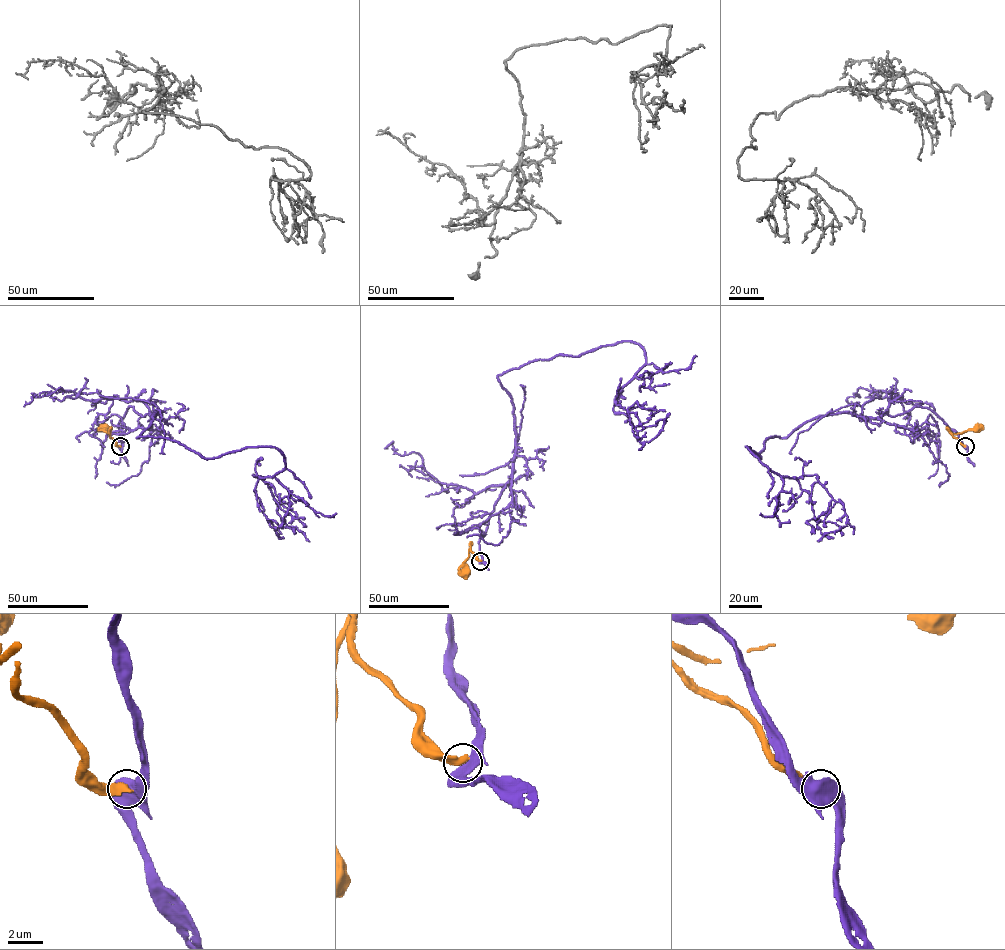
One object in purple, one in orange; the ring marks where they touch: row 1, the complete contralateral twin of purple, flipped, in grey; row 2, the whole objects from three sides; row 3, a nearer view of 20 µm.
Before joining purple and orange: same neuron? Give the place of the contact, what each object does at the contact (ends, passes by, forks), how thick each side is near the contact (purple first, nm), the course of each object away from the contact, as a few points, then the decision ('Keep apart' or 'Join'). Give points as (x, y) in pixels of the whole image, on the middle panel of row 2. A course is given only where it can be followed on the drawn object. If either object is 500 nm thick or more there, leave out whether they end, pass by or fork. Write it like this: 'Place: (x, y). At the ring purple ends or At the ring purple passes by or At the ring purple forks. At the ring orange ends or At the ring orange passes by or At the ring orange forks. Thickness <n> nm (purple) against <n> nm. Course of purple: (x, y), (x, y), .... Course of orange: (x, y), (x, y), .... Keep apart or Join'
Place: (480, 561). Thickness 550 nm (purple) against 480 nm. Course of purple: (481, 561), (515, 450), (498, 375), (634, 342), (646, 363), (614, 411), (640, 443), (670, 414). Course of orange: (481, 560), (470, 546), (465, 575). Keep apart

